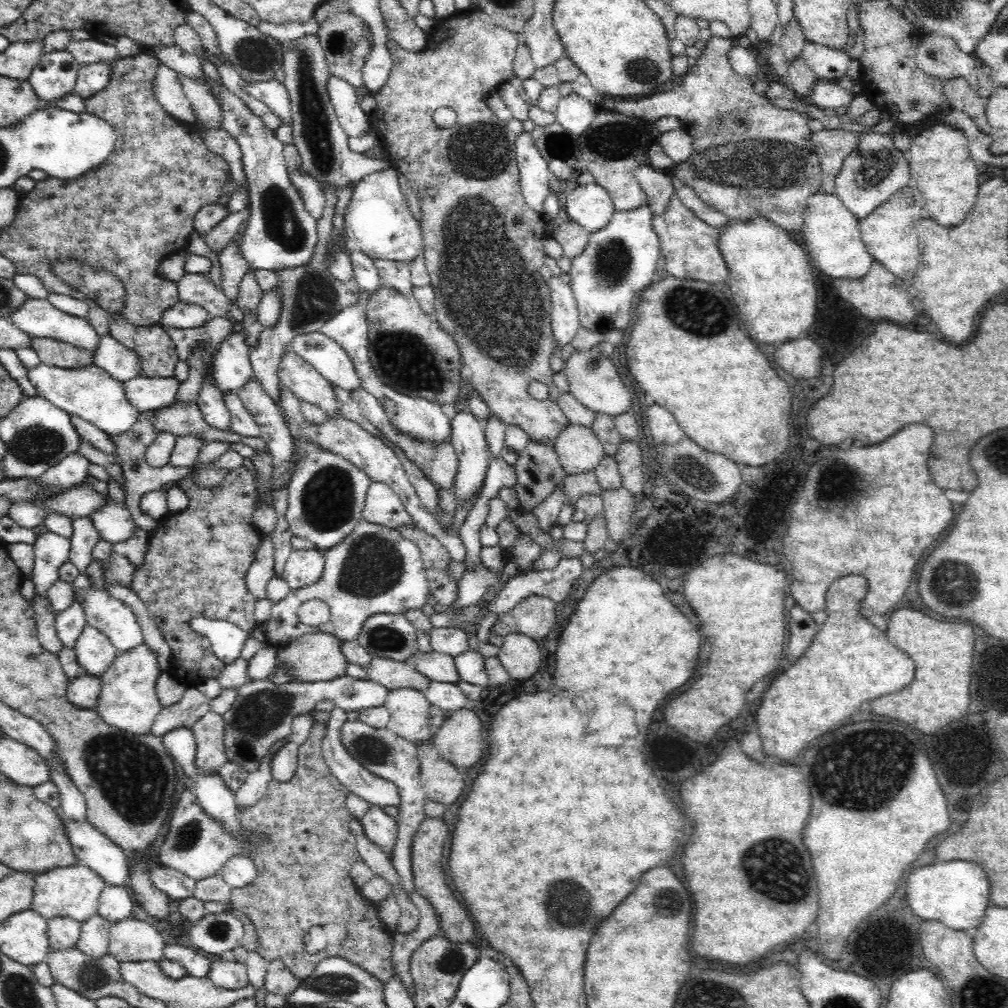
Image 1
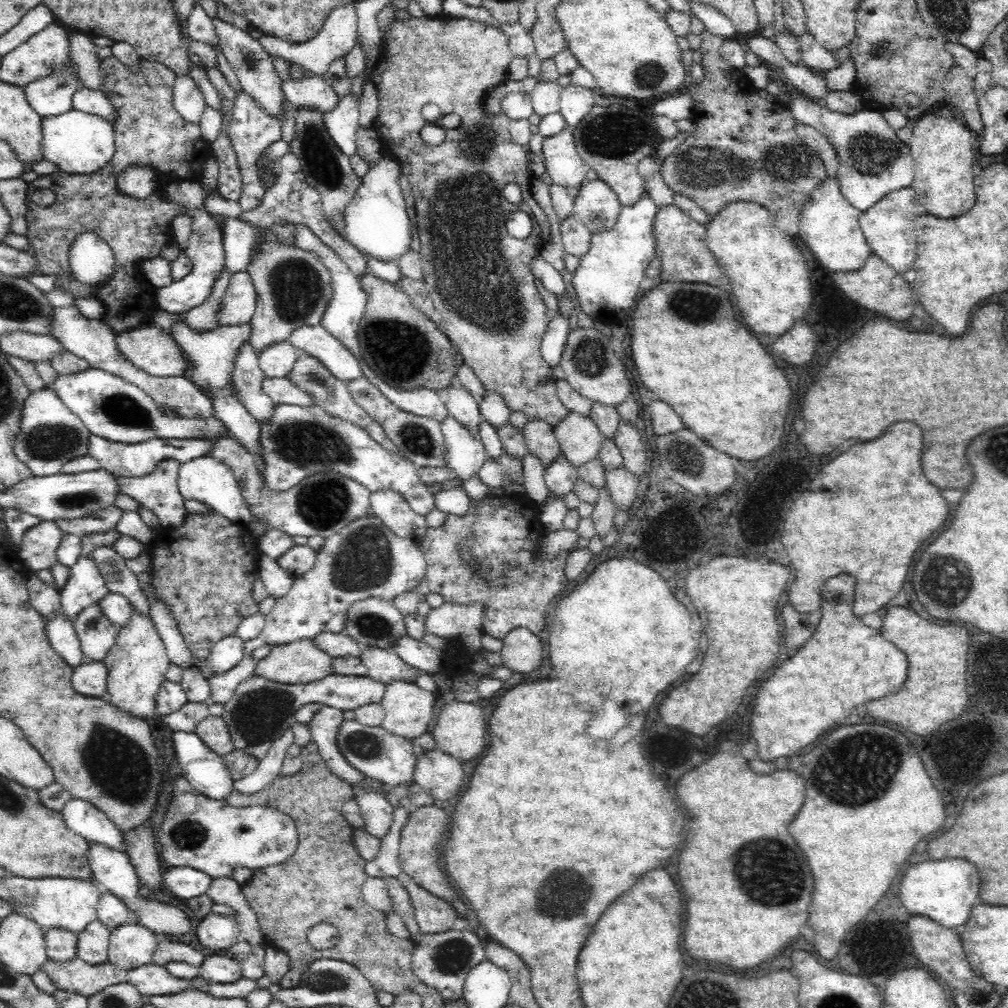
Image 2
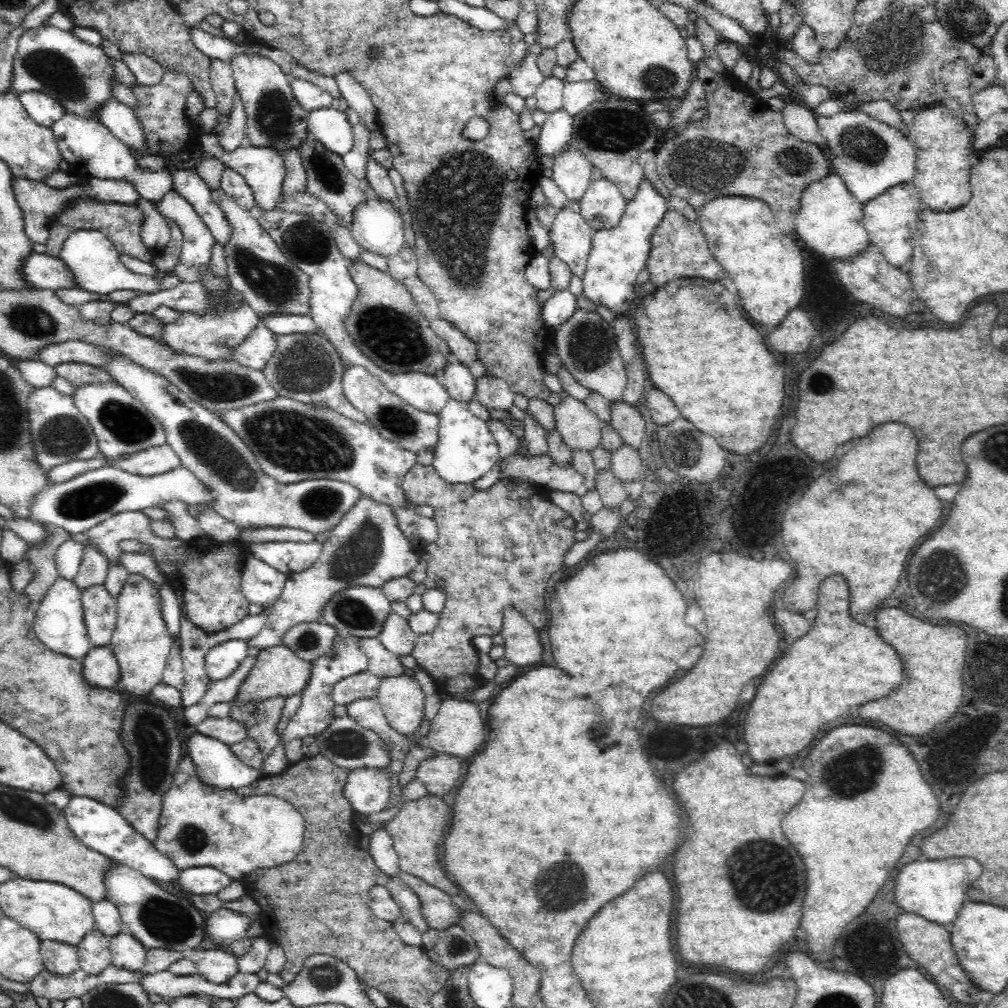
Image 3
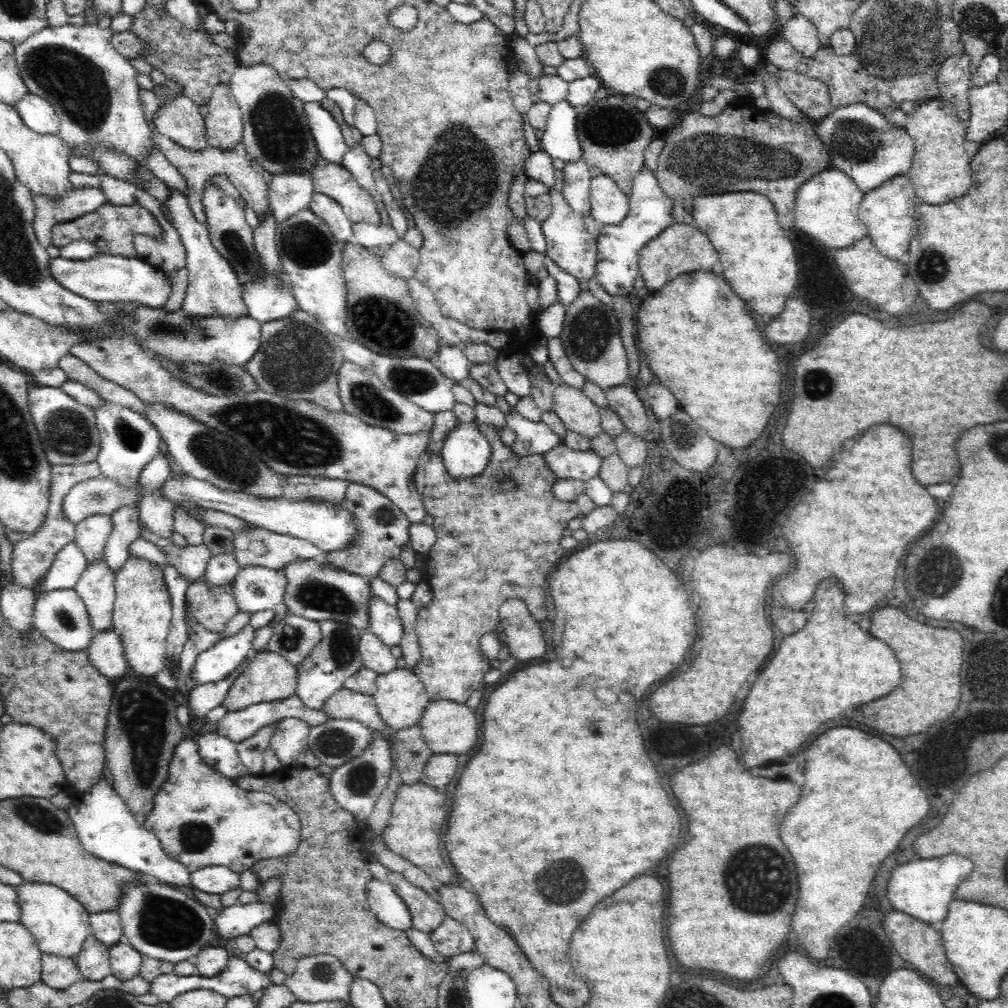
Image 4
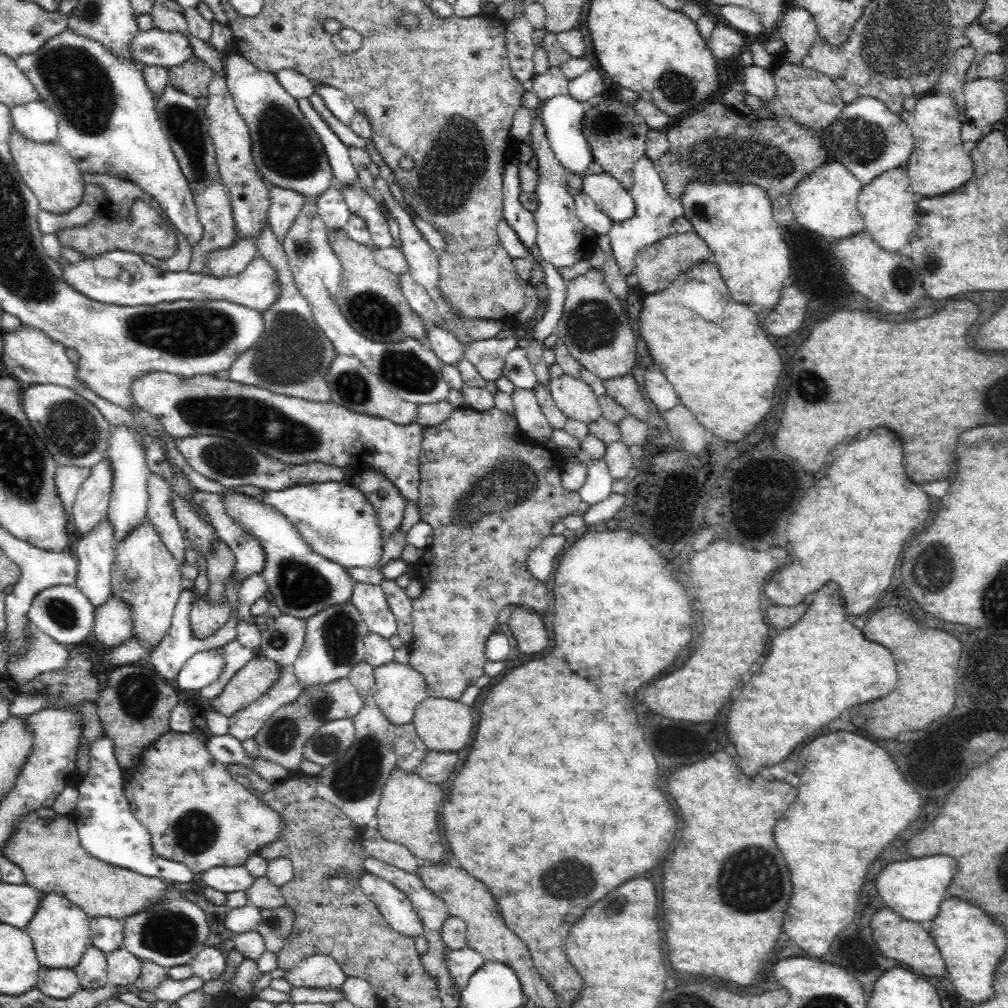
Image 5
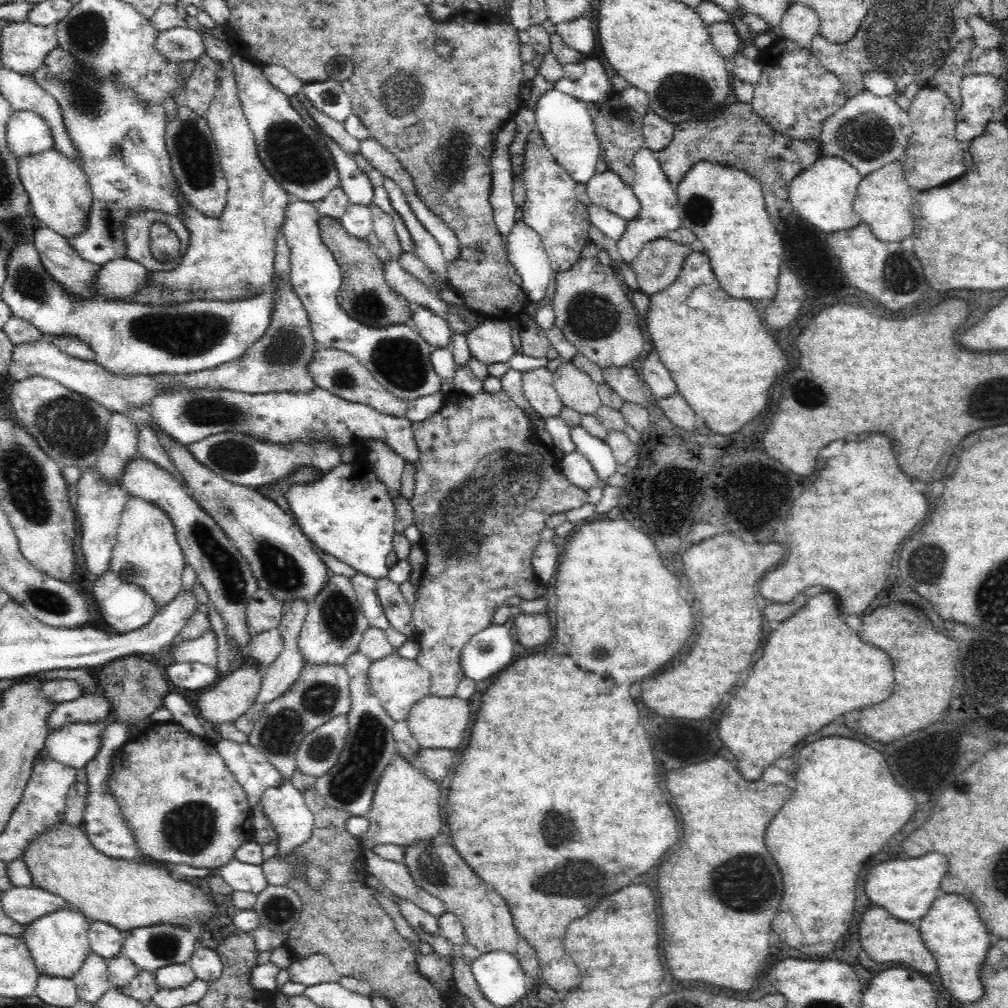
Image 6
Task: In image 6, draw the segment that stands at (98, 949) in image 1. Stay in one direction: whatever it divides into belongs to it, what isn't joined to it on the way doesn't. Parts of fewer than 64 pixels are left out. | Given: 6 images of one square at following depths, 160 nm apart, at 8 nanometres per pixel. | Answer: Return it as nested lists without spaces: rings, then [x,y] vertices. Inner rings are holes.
[[[90,953],[80,971],[72,979],[77,989],[79,1001],[93,1006],[110,990],[107,961],[96,953]]]

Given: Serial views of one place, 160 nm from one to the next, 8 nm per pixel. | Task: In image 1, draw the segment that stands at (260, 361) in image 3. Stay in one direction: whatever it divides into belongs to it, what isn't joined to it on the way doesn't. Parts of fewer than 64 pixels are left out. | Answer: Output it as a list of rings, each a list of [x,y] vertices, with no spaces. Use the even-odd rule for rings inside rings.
[[[292,348],[282,352],[277,375],[281,386],[293,392],[299,400],[323,408],[331,418],[340,415],[338,412],[340,405],[334,396],[333,388],[330,387],[330,381],[300,358]]]

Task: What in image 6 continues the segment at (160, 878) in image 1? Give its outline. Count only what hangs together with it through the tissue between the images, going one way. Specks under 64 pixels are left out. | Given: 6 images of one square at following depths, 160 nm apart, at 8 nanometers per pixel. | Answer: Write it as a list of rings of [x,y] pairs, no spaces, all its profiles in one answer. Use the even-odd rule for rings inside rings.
[[[234,859],[218,867],[218,874],[233,891],[260,894],[269,885],[261,865],[246,864]]]

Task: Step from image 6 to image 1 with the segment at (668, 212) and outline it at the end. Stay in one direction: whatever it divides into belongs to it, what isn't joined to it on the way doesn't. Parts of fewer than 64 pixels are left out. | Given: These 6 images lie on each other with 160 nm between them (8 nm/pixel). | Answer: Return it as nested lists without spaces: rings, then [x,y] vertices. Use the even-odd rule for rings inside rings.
[[[648,204],[633,211],[616,211],[604,228],[589,234],[584,252],[571,259],[571,287],[584,328],[603,333],[617,328],[624,331],[632,322],[632,298],[649,286],[661,255],[652,219],[653,212]]]

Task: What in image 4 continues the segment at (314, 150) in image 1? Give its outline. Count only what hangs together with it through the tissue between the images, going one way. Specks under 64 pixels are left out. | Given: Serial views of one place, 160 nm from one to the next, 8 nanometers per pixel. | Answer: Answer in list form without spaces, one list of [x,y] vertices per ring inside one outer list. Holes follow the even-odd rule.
[[[319,162],[311,168],[314,192],[330,196],[353,222],[382,224],[373,196],[366,192],[344,166]]]

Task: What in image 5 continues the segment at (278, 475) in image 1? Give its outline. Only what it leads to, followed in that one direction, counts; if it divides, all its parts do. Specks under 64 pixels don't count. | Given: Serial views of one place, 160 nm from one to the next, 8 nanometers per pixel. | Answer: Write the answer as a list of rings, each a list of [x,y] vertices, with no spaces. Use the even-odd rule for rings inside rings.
[[[67,29],[62,32],[60,36],[52,38],[47,41],[36,53],[24,53],[20,56],[17,63],[18,69],[30,80],[30,83],[36,88],[44,103],[50,107],[58,117],[58,134],[57,143],[59,143],[69,154],[72,156],[74,162],[78,165],[78,168],[82,173],[90,173],[90,175],[112,175],[118,177],[118,179],[124,179],[130,181],[136,187],[142,189],[144,193],[150,195],[160,206],[165,210],[167,214],[168,222],[177,231],[177,233],[183,237],[193,246],[196,244],[203,235],[203,225],[199,221],[197,215],[197,206],[192,196],[192,191],[186,177],[182,174],[179,162],[170,147],[167,136],[161,129],[161,124],[158,118],[157,101],[154,94],[150,93],[150,90],[145,84],[142,70],[133,66],[130,61],[122,60],[121,58],[114,57],[105,46],[101,45],[101,42],[89,40],[89,38],[82,37],[81,34],[73,33],[71,29]],[[252,237],[232,245],[228,252],[222,250],[211,251],[206,254],[203,272],[213,274],[218,278],[222,276],[236,276],[240,274],[249,262],[258,254]]]

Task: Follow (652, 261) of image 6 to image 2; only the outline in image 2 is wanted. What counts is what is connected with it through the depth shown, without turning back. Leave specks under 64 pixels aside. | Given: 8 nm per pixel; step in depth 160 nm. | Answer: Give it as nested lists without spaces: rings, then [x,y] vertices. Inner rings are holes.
[[[672,204],[658,209],[653,224],[653,235],[655,256],[660,258],[659,277],[662,282],[674,280],[706,282],[706,284],[716,286],[716,280],[726,280],[723,270],[706,244],[705,234],[704,225],[682,212],[676,205]]]

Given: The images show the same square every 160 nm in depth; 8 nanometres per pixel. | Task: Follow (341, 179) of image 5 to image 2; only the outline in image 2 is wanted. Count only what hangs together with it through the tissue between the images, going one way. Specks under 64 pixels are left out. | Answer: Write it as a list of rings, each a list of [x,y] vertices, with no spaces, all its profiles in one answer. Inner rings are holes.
[[[350,94],[341,98],[330,112],[322,113],[322,121],[336,147],[345,156],[352,157],[357,150],[358,99]]]

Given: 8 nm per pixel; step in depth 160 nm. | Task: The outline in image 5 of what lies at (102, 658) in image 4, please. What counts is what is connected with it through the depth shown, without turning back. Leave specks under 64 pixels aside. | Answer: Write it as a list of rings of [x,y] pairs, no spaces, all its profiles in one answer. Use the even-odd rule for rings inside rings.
[[[110,594],[104,604],[95,607],[94,619],[91,638],[104,650],[112,650],[132,637],[131,607],[118,596]]]

